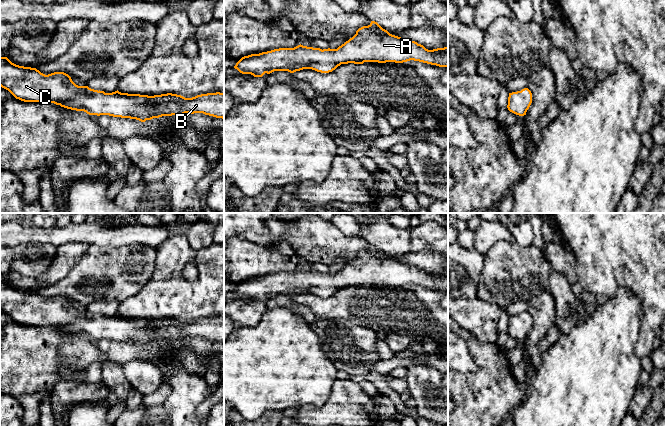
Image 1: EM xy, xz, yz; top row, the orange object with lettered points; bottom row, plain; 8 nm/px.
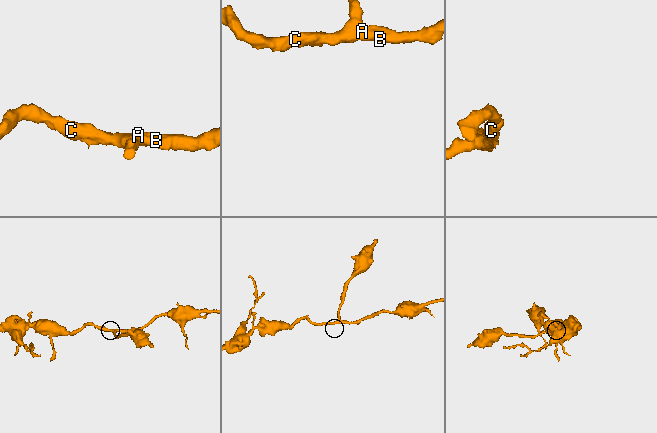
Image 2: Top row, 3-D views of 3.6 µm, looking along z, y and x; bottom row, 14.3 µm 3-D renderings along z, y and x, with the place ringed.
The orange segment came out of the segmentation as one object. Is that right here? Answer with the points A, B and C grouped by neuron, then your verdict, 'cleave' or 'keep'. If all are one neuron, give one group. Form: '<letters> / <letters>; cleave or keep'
A B C; keep

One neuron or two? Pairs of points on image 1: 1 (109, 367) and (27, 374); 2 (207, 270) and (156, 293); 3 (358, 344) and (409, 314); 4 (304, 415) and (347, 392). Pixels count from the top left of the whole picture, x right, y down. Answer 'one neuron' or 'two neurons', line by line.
1: two neurons
2: one neuron
3: two neurons
4: one neuron

